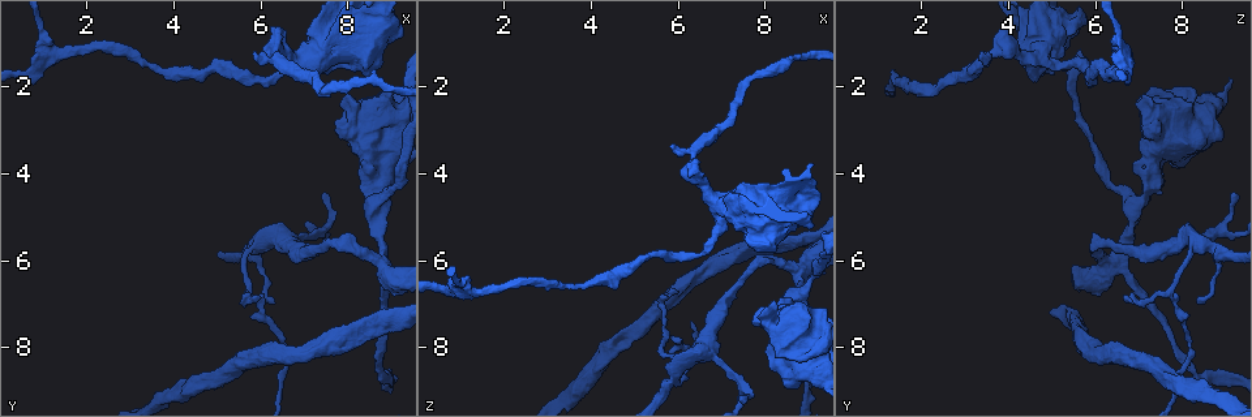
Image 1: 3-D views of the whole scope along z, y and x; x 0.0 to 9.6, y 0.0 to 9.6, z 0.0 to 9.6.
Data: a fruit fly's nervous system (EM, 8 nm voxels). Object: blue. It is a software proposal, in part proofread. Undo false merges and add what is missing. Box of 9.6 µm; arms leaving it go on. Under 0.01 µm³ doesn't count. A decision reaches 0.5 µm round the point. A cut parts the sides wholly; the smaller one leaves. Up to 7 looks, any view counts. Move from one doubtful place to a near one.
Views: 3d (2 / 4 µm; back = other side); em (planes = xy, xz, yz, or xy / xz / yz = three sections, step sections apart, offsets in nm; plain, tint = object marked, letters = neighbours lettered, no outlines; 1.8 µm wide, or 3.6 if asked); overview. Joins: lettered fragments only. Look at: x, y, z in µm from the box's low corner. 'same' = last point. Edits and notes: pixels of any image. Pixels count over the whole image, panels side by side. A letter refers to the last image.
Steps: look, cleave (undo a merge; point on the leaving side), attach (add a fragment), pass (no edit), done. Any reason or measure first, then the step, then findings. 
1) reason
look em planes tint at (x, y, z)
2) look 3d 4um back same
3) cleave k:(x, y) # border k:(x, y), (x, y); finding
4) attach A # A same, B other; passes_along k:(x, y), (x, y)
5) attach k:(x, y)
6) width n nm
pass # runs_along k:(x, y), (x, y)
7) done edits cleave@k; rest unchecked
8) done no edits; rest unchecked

calibre changes
look 3d 4um at (7.05, 1.40, 4.70)

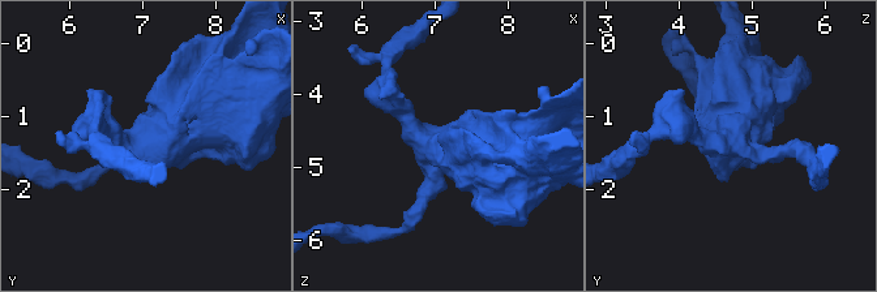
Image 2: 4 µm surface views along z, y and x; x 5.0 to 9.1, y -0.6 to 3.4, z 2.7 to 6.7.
shape alone is not enough
look em 3.6um xz step 16 tint at (7.00, 1.35, 4.65)

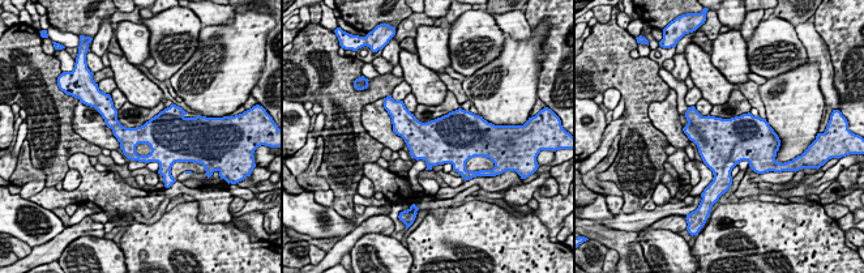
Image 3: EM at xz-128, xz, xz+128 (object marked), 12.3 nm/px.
look em 3.6um planes letters same

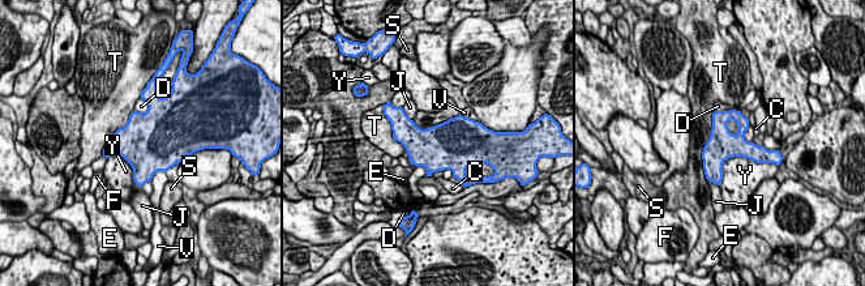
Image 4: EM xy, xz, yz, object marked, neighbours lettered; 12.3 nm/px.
pass # C other, D other, E other, F other, J other, S other, T other, V other, Y other; border 4:(715, 111), (702, 152), (706, 179); one neuron here

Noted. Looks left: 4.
thick turns thin
look em planes letters at (9.05, 2.65, 8.55)

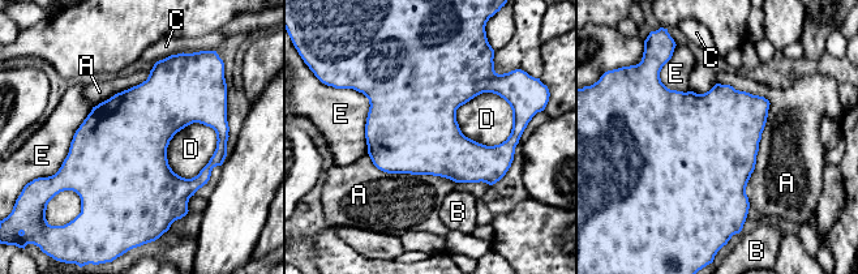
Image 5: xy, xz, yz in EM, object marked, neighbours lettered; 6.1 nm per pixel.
pass # A other, B other, C other, D other, E other; border 5:(455, 110), (479, 142), (511, 132); continuous, no second neuron

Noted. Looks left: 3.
look em planes letters at (5.85, 1.20, 3.35)

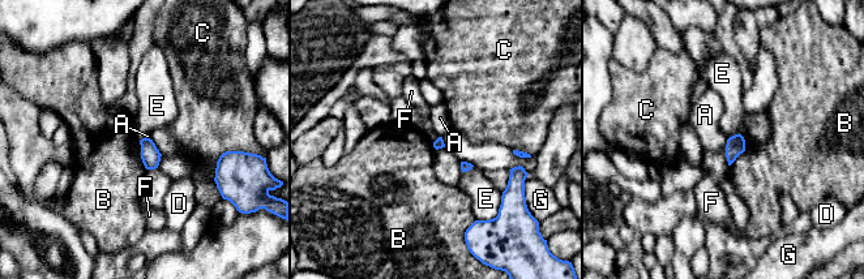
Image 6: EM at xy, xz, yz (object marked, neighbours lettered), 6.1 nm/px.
pass # A other, B other, C other, D other, E other, F other, G other; border 6:(474, 166), (462, 172); no lettered fragment goes on from it

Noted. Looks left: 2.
done no edits; rest unchecked

